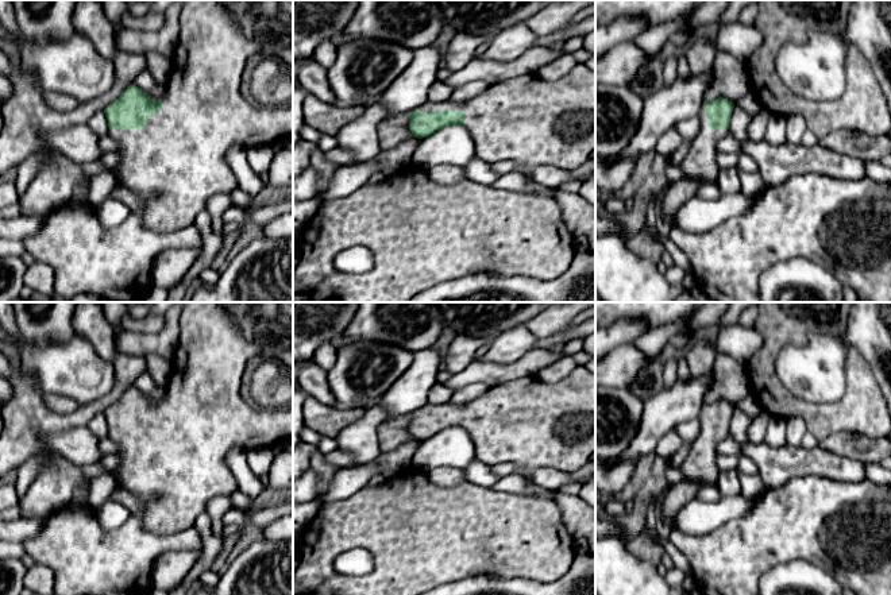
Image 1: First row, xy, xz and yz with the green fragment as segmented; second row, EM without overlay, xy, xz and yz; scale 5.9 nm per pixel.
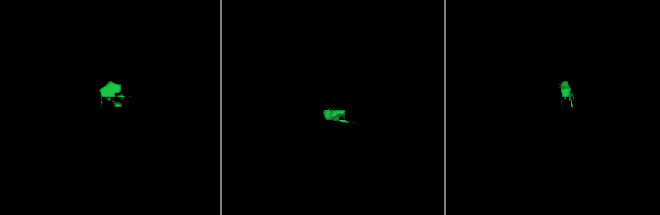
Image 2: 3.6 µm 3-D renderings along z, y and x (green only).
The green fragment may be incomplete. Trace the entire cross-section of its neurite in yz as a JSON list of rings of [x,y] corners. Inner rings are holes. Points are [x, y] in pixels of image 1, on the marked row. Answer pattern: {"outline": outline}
{"outline": [[[724,97],[703,101],[698,115],[701,130],[679,166],[684,177],[668,181],[663,193],[662,210],[674,225],[680,208],[697,197],[701,185],[717,183],[721,169],[717,143],[729,134],[733,108],[734,104]]]}

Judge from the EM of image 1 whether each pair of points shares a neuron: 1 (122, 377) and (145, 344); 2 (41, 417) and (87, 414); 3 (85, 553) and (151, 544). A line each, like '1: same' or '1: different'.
1: different
2: same
3: same

